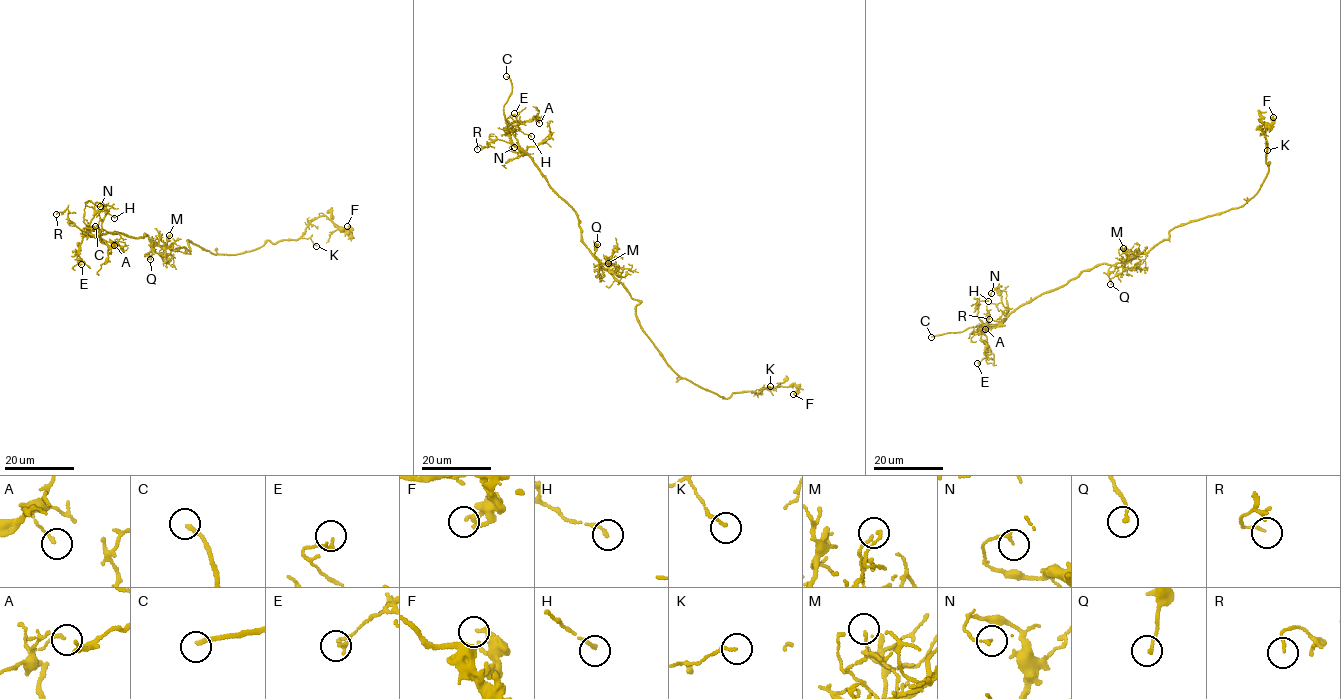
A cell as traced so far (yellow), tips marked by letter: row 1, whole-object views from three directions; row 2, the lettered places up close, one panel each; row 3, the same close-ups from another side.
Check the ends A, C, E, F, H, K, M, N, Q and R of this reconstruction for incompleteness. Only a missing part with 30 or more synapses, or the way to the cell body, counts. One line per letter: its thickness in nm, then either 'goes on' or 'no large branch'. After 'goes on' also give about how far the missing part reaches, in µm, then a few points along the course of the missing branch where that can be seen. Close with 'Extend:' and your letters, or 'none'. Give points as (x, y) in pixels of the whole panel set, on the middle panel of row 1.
A: 130 nm | no large branch
C: 190 nm | goes on | 3 µm
E: 150 nm | no large branch
F: 180 nm | no large branch
H: 180 nm | no large branch
K: 130 nm | no large branch
M: 100 nm | no large branch
N: 160 nm | no large branch
Q: 150 nm | no large branch
R: 110 nm | no large branch
Extend: C

